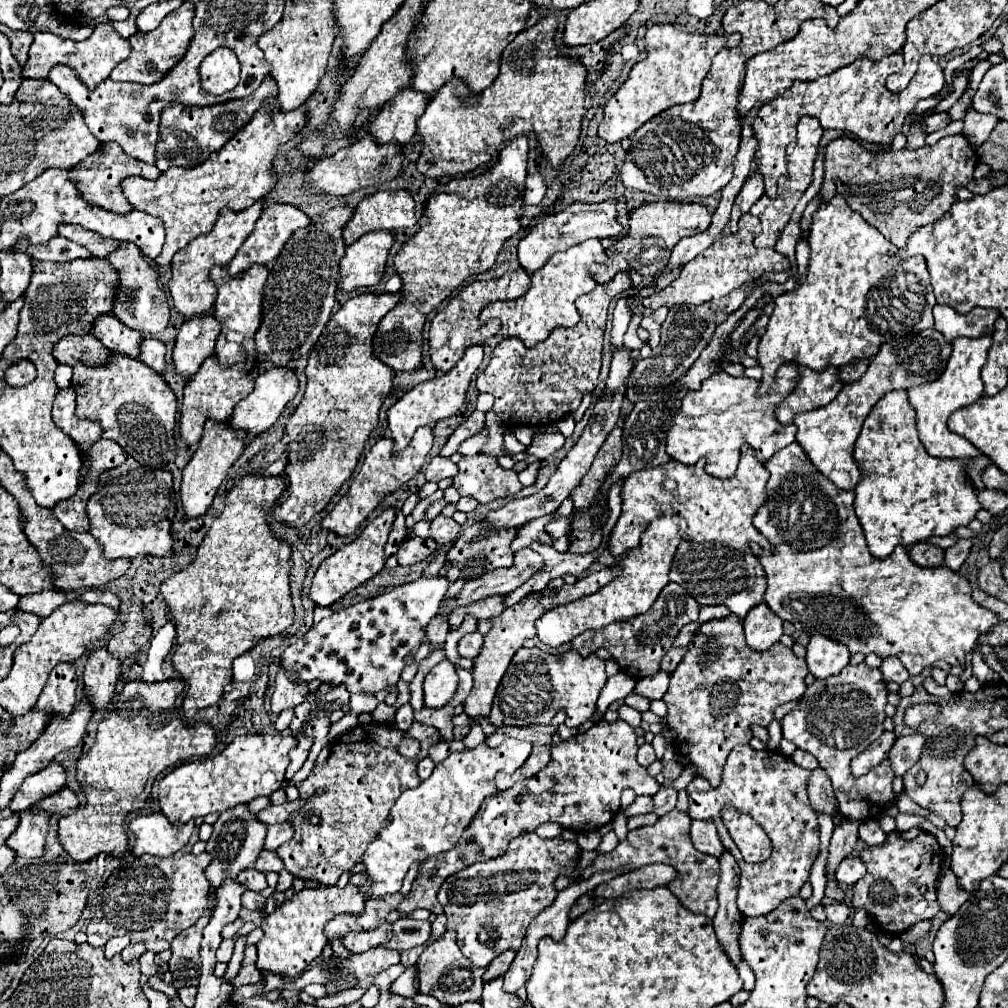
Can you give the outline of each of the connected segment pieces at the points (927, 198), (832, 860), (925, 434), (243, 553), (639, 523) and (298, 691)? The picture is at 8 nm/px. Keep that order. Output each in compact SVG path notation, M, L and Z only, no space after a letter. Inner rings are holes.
M962 133L945 136L933 146L925 144L915 150L901 148L901 150L887 150L887 152L869 152L851 138L837 138L837 140L831 140L825 148L825 176L823 176L823 188L819 194L825 202L841 194L847 200L847 204L855 208L857 212L861 212L861 216L869 224L879 228L879 232L889 242L893 242L897 248L903 248L913 230L929 222L935 222L939 216L943 216L951 208L951 204L957 200L957 194L951 188L965 186L973 178L975 166L977 166L977 156L973 156L973 150Z
M841 820L841 824L833 830L833 838L831 838L831 844L829 844L829 856L827 856L827 866L825 866L825 874L827 878L835 878L835 868L839 866L839 862L843 858L847 858L859 836L857 836L857 828L859 828L859 822L853 822L853 820Z
M985 332L981 338L955 338L951 342L953 352L947 360L943 374L935 382L927 382L927 384L921 384L921 386L915 386L909 390L909 402L917 410L919 438L923 442L923 446L927 448L927 452L931 456L937 456L937 458L973 458L971 468L969 468L969 476L971 476L971 482L977 490L983 488L983 482L979 476L989 460L975 446L971 446L969 440L961 438L955 432L949 432L947 418L955 410L969 406L971 402L977 402L983 396L983 382L981 382L979 372L981 372L983 364L987 362L987 352L991 348L991 342L993 340L991 340L989 332Z
M243 476L229 490L225 508L199 544L193 562L161 584L177 630L171 662L189 686L183 700L187 720L219 702L223 688L233 680L231 662L237 656L255 648L261 638L281 634L293 624L289 594L291 546L277 540L269 530L271 510L283 490L283 476ZM223 606L243 608L225 610Z
M747 444L741 448L741 462L735 476L727 480L709 476L705 472L705 460L693 466L671 460L655 468L633 472L621 490L623 512L609 536L609 550L619 558L625 550L639 546L641 534L651 520L665 514L679 514L687 520L689 528L677 548L669 580L683 586L701 606L723 604L735 616L745 618L753 606L763 602L765 594L765 570L751 552L749 542L771 548L767 538L753 526L753 516L767 498L767 476L767 468L755 458L755 450ZM667 478L675 480L673 490L665 488Z
M279 670L277 680L275 680L275 692L271 696L271 710L273 714L279 714L281 710L295 708L301 704L307 696L307 686L305 684L295 684L287 672Z

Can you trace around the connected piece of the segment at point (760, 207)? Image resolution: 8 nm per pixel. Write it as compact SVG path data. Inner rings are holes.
M803 116L799 120L799 124L797 124L797 138L787 146L788 176L779 178L777 182L777 198L767 198L763 194L751 208L751 214L761 220L762 232L777 232L780 237L783 228L787 226L787 222L791 218L791 212L793 212L799 199L807 190L809 182L811 182L813 162L815 162L815 156L817 156L817 146L819 146L821 134L823 134L823 128L821 128L821 124L815 118Z

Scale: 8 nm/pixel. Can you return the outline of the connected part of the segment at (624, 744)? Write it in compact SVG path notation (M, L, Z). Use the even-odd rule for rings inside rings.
M599 720L587 732L577 734L569 740L563 740L559 734L553 736L551 746L551 762L543 772L515 784L505 792L497 792L483 802L483 808L475 814L475 820L463 832L463 840L451 852L441 852L439 856L431 856L421 864L421 870L415 886L423 890L421 898L409 896L399 904L403 914L415 908L427 908L433 914L441 914L443 908L437 902L437 892L445 878L451 874L483 860L491 860L507 852L509 842L523 834L533 832L543 822L557 822L567 830L575 832L591 832L609 824L611 818L619 812L619 796L623 788L633 788L635 794L657 794L661 788L659 782L647 774L645 766L635 760L637 742L635 732L627 722L605 722Z

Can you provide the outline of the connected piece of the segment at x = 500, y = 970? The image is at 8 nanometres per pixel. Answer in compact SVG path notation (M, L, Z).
M513 950L499 954L499 956L497 956L497 958L495 958L495 960L493 960L489 966L487 966L483 980L485 980L485 982L489 982L489 980L493 980L493 978L499 978L499 976L503 976L503 974L507 972L507 968L511 966L513 958L515 958L515 952L513 952Z

